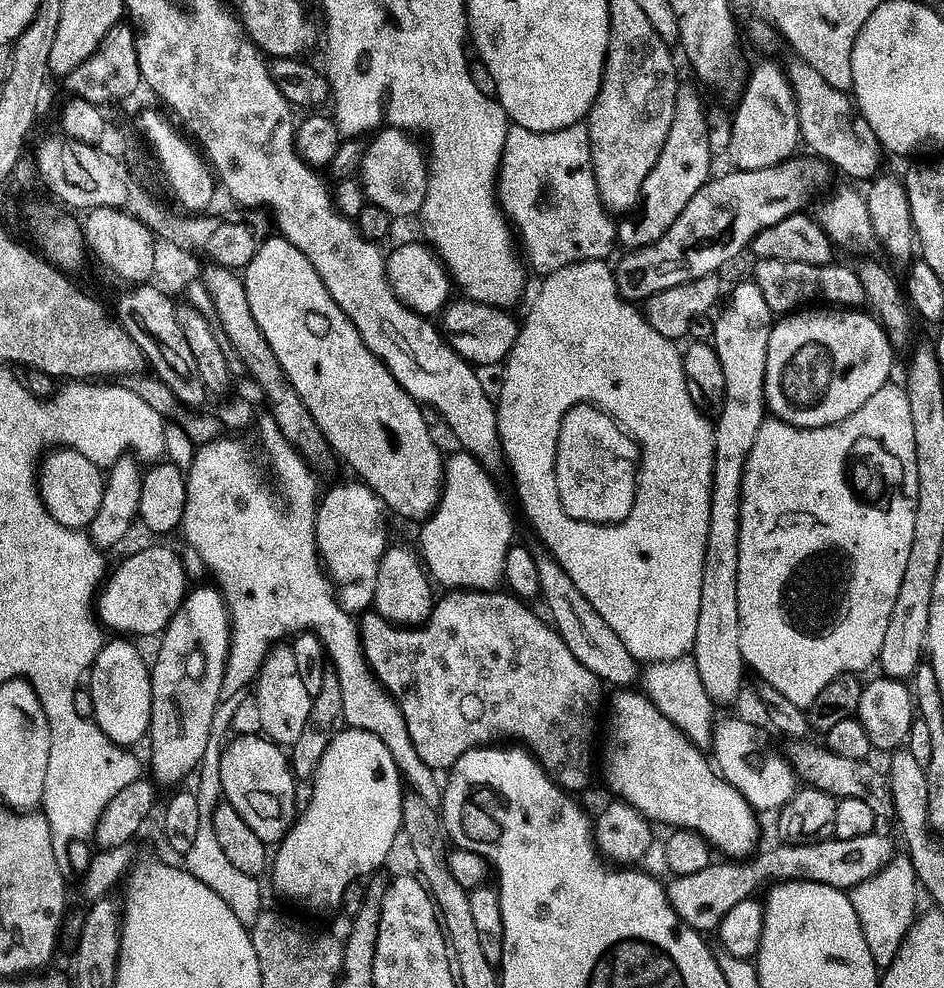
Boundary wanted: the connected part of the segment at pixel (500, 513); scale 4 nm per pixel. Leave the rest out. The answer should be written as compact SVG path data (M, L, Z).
M457 451L457 456L447 461L444 472L444 490L435 512L423 521L420 532L419 555L431 579L444 590L491 592L505 583L509 550L514 547L514 518L491 476L480 461L469 452Z

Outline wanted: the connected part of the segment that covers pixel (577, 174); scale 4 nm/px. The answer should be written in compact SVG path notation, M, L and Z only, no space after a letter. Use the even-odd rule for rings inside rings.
M581 122L579 124L575 124L574 126L570 126L569 128L563 128L562 130L558 130L557 132L535 132L534 130L526 130L525 128L517 128L515 126L509 127L508 137L506 138L506 146L504 147L504 162L500 165L500 174L498 177L498 203L501 208L504 209L505 216L508 217L509 221L514 225L515 231L518 233L519 239L520 236L524 239L524 248L523 251L526 253L528 251L527 259L530 261L532 259L532 264L534 267L540 271L539 275L541 277L549 276L550 274L554 274L558 270L562 270L566 266L570 266L571 264L577 264L578 262L586 262L587 260L608 260L611 257L612 247L615 249L618 244L618 224L615 219L610 215L608 208L602 202L602 198L598 194L598 182L596 181L596 175L594 174L594 166L592 165L592 143L590 142L590 134L588 133L587 123Z

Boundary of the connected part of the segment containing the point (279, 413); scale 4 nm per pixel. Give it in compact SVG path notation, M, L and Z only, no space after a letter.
M208 266L202 276L202 282L206 286L206 290L210 290L210 298L214 298L218 324L224 327L223 335L226 340L226 335L228 335L227 343L229 345L232 343L236 347L236 352L240 355L241 362L248 367L249 374L256 376L265 398L268 399L269 406L272 407L269 408L270 414L275 418L276 425L280 427L282 434L309 464L319 466L319 464L326 463L328 456L330 457L328 439L324 437L322 430L314 422L310 410L306 410L302 398L286 378L274 350L270 350L270 346L266 342L262 330L258 330L258 322L254 322L254 314L250 310L250 298L246 294L243 279L229 268Z

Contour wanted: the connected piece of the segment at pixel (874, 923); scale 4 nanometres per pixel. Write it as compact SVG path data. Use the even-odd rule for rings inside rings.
M904 854L897 855L876 876L851 889L852 905L858 914L858 922L862 922L866 946L870 946L870 954L874 954L876 967L881 970L887 970L891 966L908 931L917 923L916 892L918 893L916 871L911 860Z

